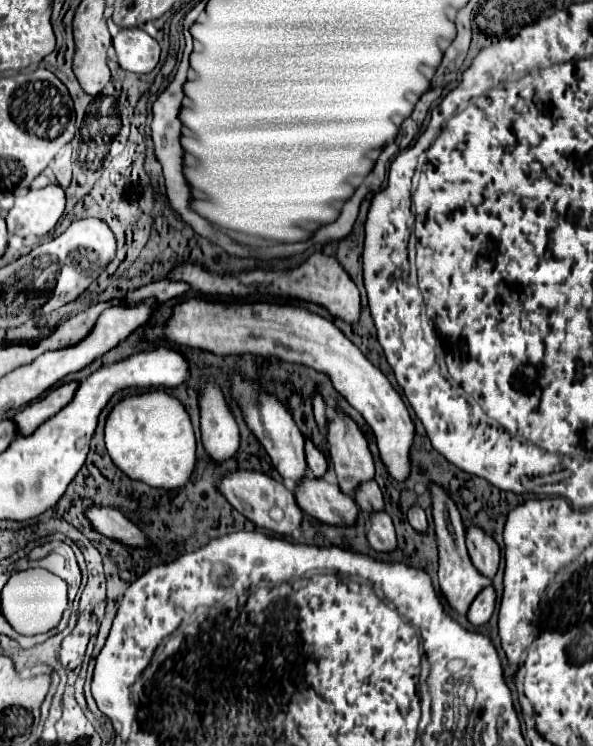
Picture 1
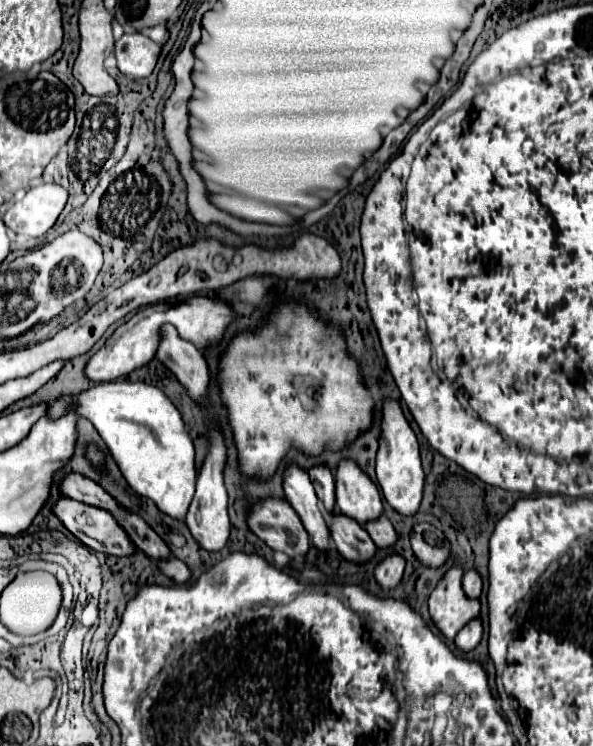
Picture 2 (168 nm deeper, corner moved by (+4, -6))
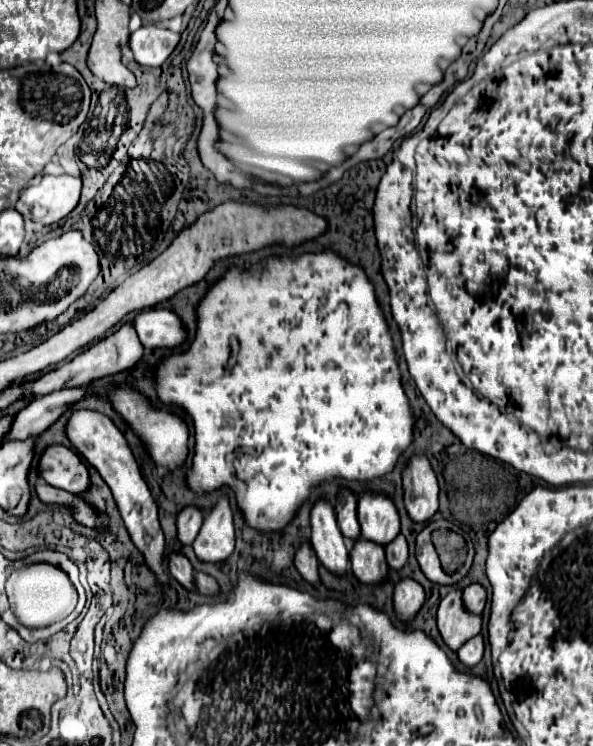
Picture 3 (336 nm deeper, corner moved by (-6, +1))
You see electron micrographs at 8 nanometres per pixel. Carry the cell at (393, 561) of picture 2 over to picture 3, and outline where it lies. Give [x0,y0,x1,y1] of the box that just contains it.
[394,578,424,622]

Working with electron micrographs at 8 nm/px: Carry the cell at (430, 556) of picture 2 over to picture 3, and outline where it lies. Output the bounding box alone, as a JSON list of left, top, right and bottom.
[416,528,458,586]

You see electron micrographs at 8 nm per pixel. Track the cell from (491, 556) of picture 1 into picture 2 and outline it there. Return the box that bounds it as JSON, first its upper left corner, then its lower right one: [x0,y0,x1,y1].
[462,569,482,597]

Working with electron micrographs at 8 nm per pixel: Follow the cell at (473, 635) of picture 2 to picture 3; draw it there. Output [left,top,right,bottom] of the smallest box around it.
[458,634,484,668]

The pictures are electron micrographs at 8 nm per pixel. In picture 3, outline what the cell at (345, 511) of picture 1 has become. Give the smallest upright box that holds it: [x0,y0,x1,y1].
[350,540,388,584]

